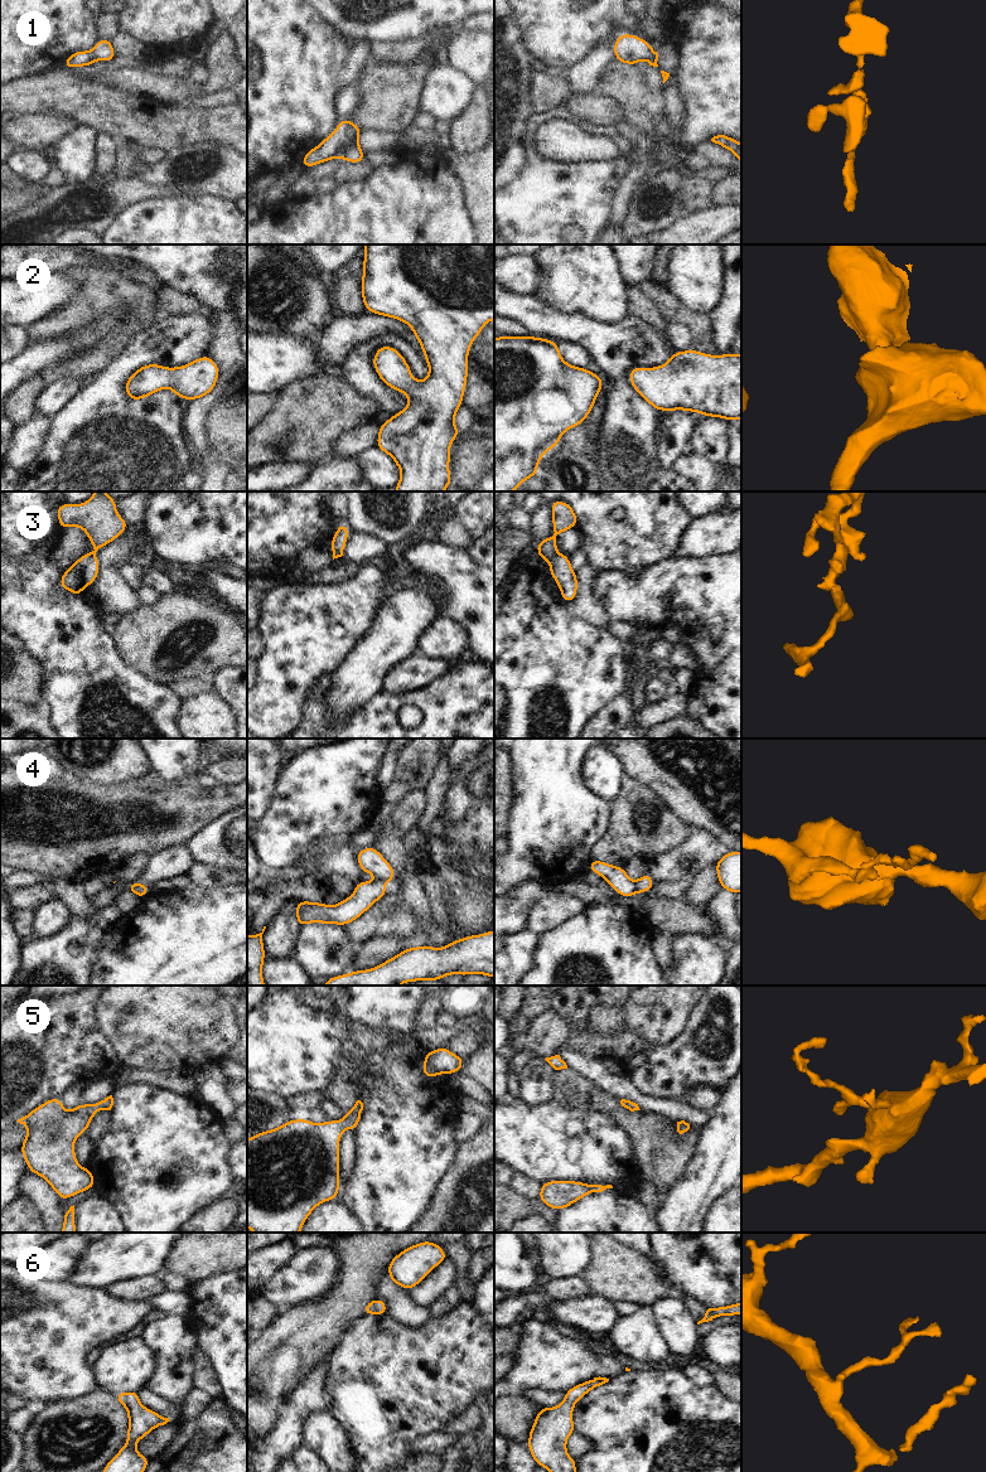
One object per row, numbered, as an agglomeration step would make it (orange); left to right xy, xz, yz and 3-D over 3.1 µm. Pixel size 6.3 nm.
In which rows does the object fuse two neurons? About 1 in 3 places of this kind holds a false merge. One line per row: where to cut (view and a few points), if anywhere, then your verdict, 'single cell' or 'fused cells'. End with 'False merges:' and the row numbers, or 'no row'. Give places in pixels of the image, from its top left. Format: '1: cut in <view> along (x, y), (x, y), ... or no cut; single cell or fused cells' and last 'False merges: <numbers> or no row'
1: no cut; single cell
2: no cut; single cell
3: cut in yz along (557, 552), (550, 562); fused cells
4: cut in yz along (634, 882), (638, 891); fused cells
5: no cut; single cell
6: no cut; single cell
False merges: 3, 4

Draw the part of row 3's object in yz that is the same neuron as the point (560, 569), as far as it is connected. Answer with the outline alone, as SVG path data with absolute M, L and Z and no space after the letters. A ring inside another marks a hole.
M557 552L550 562L550 575L556 581L565 604L570 604L577 596L577 576L570 565L570 557Z

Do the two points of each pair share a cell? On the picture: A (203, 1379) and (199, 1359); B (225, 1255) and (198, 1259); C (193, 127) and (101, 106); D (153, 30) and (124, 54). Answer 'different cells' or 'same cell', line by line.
A: same cell
B: same cell
C: same cell
D: different cells

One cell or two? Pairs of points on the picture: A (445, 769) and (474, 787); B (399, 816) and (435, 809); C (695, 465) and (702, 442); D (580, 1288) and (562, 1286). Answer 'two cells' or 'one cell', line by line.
A: two cells
B: two cells
C: two cells
D: one cell

